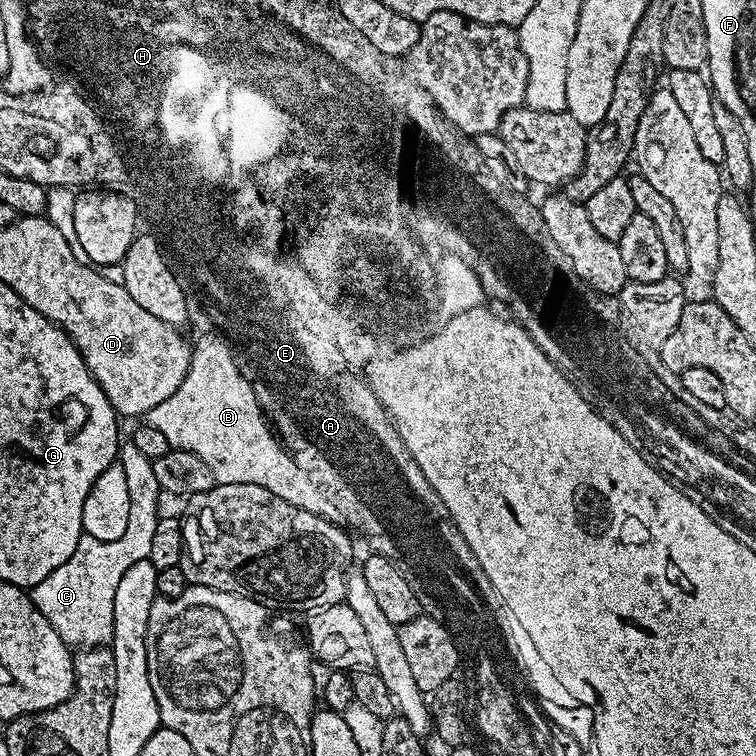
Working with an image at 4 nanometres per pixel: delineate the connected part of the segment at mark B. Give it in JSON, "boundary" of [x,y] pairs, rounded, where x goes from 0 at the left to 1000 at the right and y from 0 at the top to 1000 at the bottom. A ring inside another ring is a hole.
{"boundary":[[[287,438],[267,439],[263,442],[261,450],[255,451],[253,483],[249,487],[247,497],[242,501],[241,511],[218,530],[212,532],[204,541],[198,542],[194,548],[194,560],[201,566],[213,570],[218,575],[224,591],[239,598],[254,598],[261,601],[272,614],[278,618],[278,622],[283,624],[284,635],[291,640],[317,640],[317,642],[339,642],[347,643],[348,647],[357,648],[368,659],[373,659],[374,663],[382,664],[384,668],[394,669],[396,673],[409,675],[410,679],[429,683],[434,687],[442,688],[447,685],[444,671],[431,659],[429,651],[421,644],[418,639],[407,630],[406,624],[402,624],[392,611],[390,604],[370,586],[369,581],[364,577],[358,562],[353,558],[348,540],[344,538],[343,529],[335,519],[333,508],[325,505],[324,497],[313,487],[311,464],[308,459],[300,452],[300,448],[291,443]]]}

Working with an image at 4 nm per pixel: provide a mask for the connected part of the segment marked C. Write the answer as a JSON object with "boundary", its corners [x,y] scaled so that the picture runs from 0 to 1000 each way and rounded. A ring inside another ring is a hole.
{"boundary":[[[172,579],[160,583],[155,607],[165,623],[172,660],[171,689],[161,712],[134,717],[130,712],[110,706],[93,738],[40,780],[45,802],[56,807],[56,815],[95,857],[139,856],[147,851],[155,774],[173,749],[196,738],[212,684],[209,667],[214,652],[209,632],[204,628],[201,608],[184,598],[183,590]]]}

